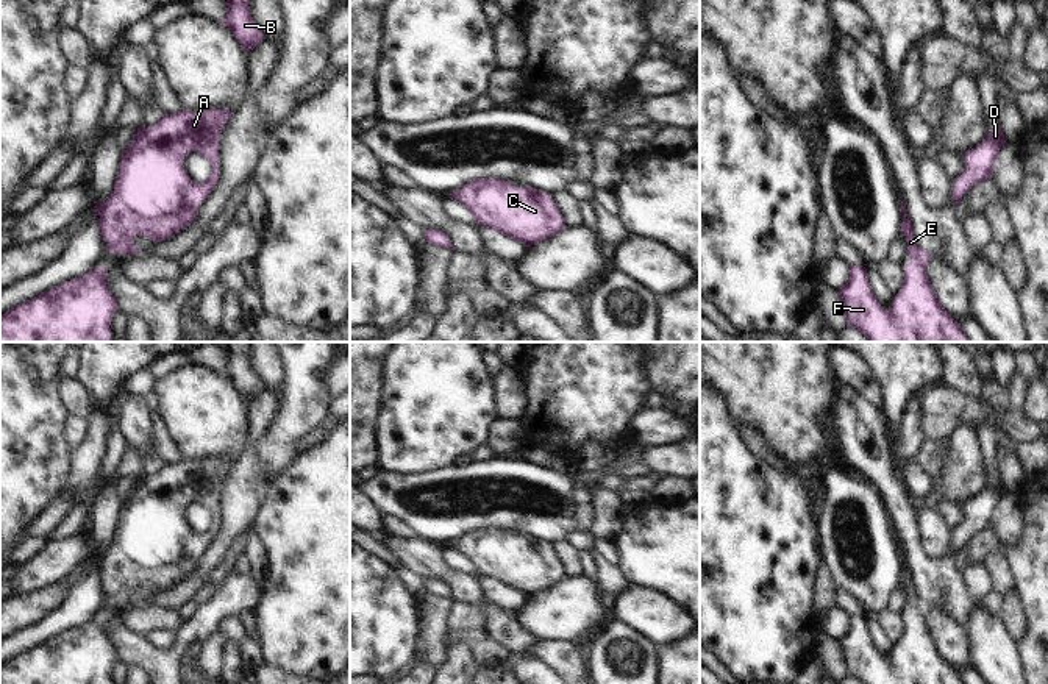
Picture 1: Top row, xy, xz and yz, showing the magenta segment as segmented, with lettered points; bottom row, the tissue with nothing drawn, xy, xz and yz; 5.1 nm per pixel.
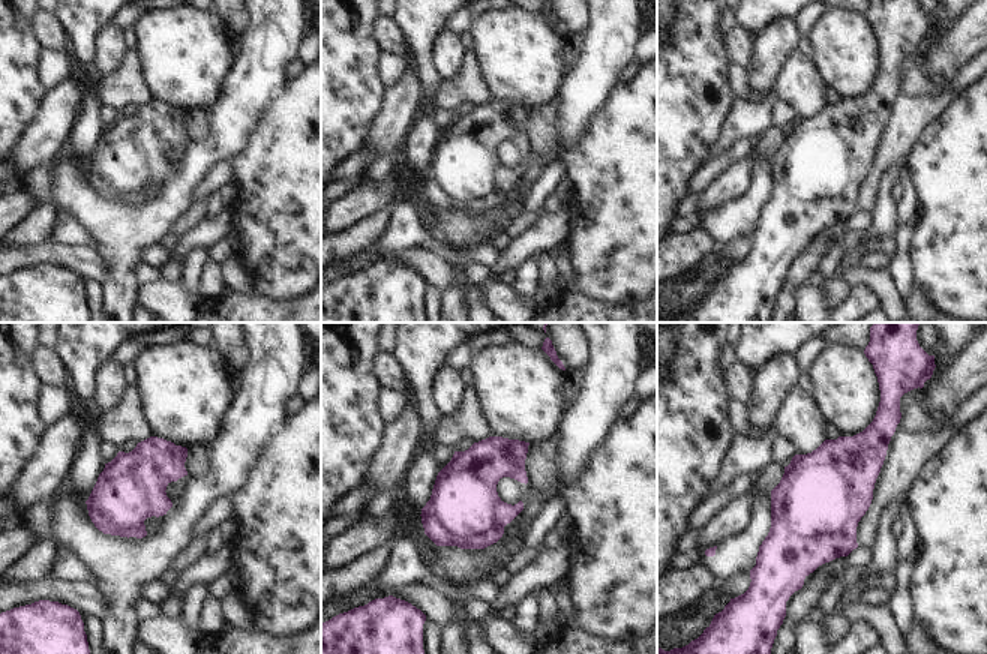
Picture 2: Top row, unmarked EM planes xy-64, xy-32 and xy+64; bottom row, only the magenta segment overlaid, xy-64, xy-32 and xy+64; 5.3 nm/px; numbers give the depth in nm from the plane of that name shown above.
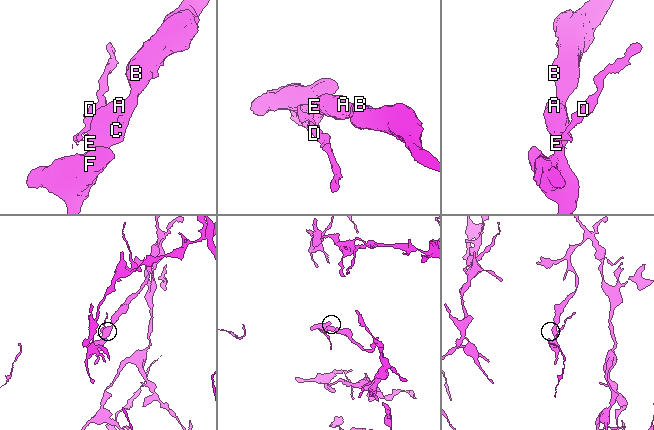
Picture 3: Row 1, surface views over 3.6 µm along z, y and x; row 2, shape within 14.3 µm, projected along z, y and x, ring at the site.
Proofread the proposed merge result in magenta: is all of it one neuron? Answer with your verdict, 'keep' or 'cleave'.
cleave

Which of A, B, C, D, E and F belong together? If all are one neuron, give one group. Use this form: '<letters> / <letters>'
A B C E F / D

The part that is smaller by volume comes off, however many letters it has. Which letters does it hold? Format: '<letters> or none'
D

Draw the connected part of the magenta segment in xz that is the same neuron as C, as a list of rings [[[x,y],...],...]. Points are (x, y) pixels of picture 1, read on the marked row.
[[[475,178],[450,195],[465,205],[476,225],[492,228],[525,247],[539,244],[565,228],[551,194],[522,189],[497,178]]]

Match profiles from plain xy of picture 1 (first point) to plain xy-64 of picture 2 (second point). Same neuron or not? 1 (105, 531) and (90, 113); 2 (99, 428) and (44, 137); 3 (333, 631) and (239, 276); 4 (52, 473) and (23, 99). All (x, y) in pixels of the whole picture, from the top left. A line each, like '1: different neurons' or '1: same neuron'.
1: same neuron
2: same neuron
3: different neurons
4: same neuron

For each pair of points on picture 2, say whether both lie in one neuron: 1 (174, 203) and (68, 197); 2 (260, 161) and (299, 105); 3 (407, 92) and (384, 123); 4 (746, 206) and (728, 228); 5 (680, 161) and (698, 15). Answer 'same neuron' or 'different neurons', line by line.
1: same neuron
2: same neuron
3: same neuron
4: same neuron
5: same neuron

